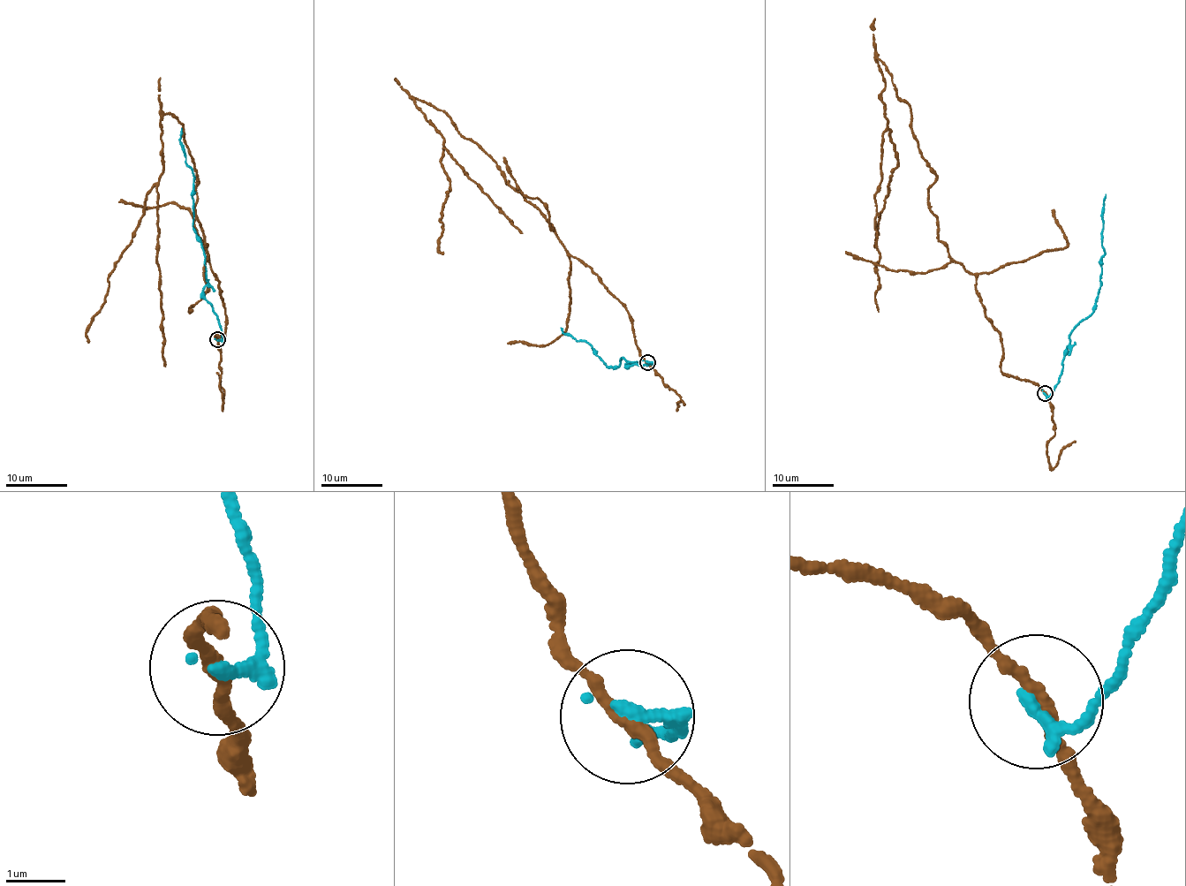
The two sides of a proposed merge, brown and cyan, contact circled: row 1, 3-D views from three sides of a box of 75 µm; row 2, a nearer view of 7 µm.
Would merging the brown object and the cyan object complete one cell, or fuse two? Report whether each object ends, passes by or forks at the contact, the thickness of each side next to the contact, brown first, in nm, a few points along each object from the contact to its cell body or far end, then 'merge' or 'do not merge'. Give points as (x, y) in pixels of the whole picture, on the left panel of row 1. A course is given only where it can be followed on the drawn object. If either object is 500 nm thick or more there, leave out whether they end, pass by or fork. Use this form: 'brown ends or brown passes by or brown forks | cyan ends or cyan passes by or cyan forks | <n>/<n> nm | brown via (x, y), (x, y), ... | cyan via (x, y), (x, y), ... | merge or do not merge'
brown passes by | cyan ends | 200/240 nm | brown via (217, 339), (225, 336), (225, 308), (194, 208), (197, 174), (182, 123), (163, 115), (157, 253), (165, 366) | cyan via (217, 339), (222, 337), (218, 321), (204, 297), (205, 268), (193, 226), (194, 175), (179, 140), (182, 128) | do not merge

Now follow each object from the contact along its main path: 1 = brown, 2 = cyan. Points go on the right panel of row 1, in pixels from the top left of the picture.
1: (1045, 393), (1001, 372), (975, 276), (939, 239), (935, 171), (911, 108), (876, 58), (879, 311)
2: (1045, 393), (1049, 396), (1058, 382), (1071, 329), (1092, 311), (1098, 294), (1105, 254), (1106, 194)

